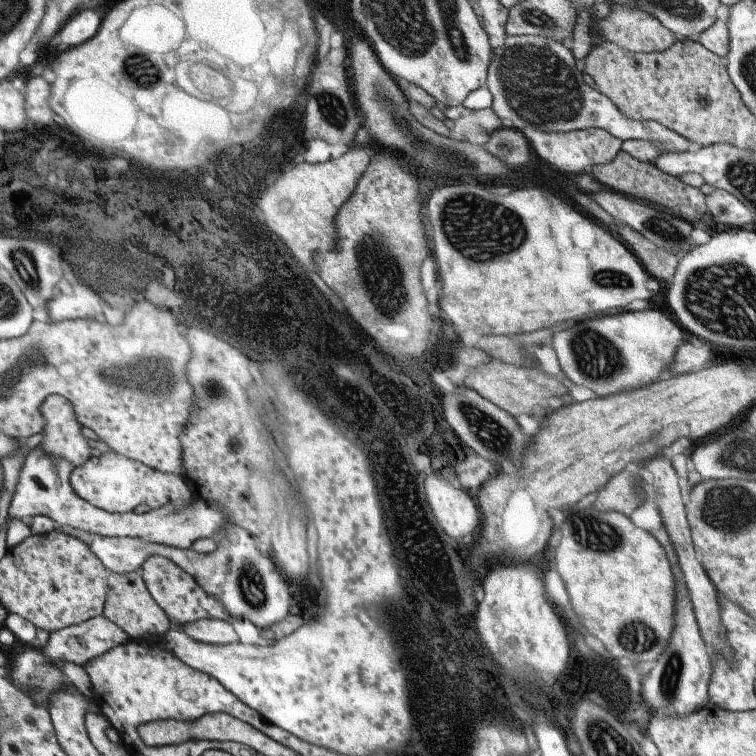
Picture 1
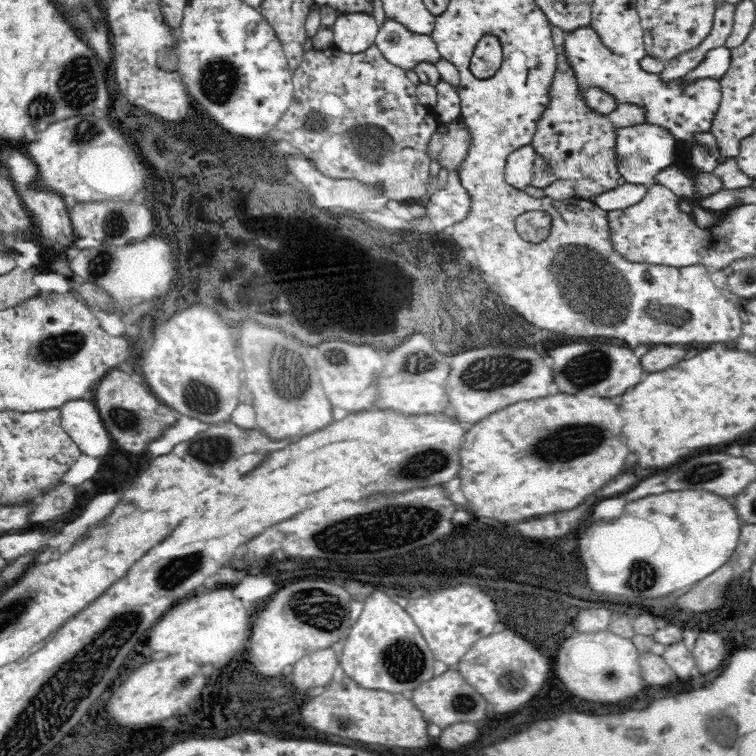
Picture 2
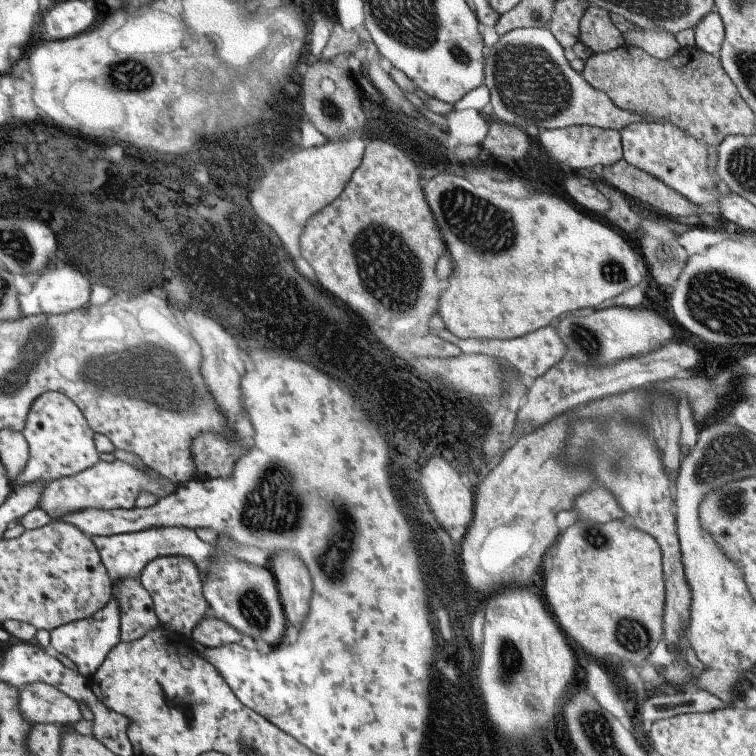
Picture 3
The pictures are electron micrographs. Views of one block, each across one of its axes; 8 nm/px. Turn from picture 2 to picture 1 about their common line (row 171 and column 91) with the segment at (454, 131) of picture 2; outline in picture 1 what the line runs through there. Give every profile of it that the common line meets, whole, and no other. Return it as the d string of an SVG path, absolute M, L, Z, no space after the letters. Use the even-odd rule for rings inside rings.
M57 393L48 396L43 404L43 416L47 416L47 428L40 436L41 448L49 456L71 460L75 467L85 464L92 457L91 444L83 434L83 426L73 404L67 398Z

